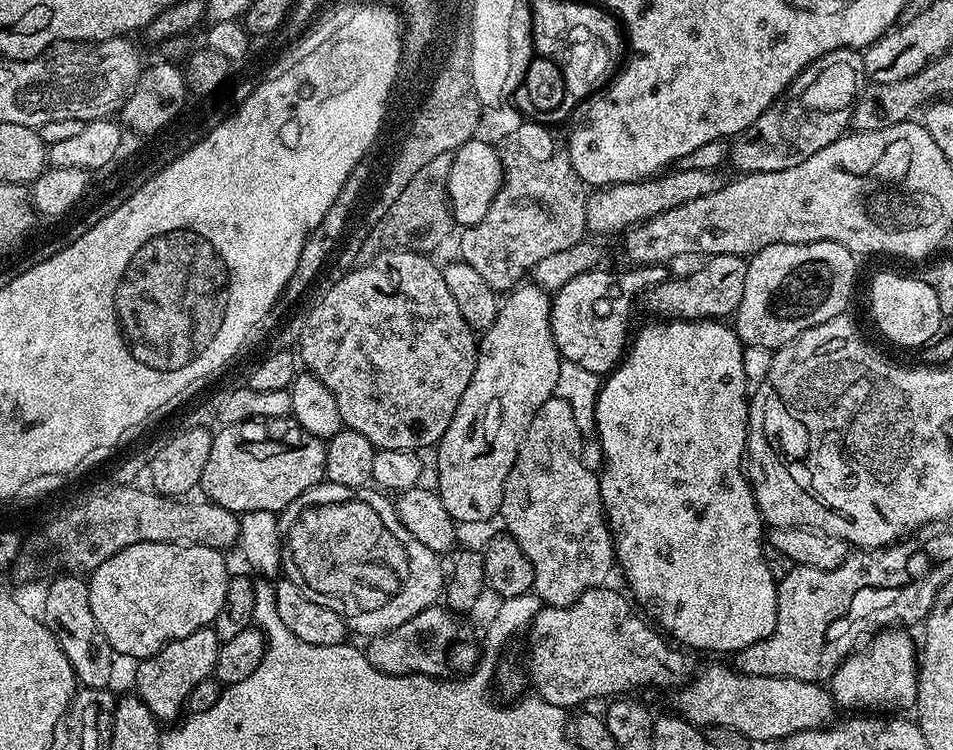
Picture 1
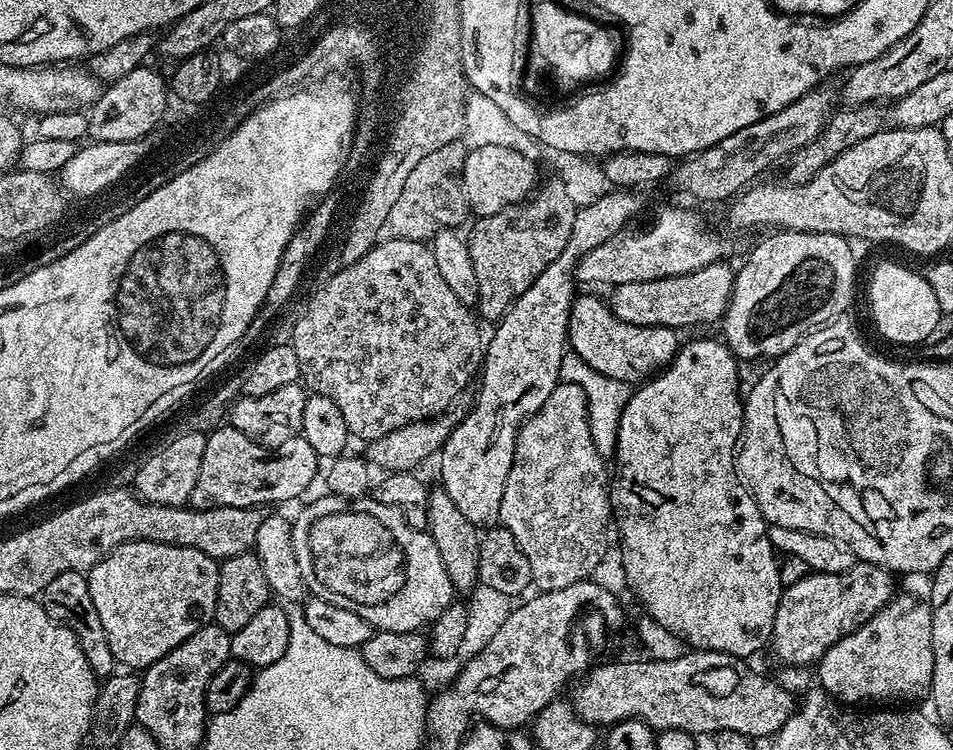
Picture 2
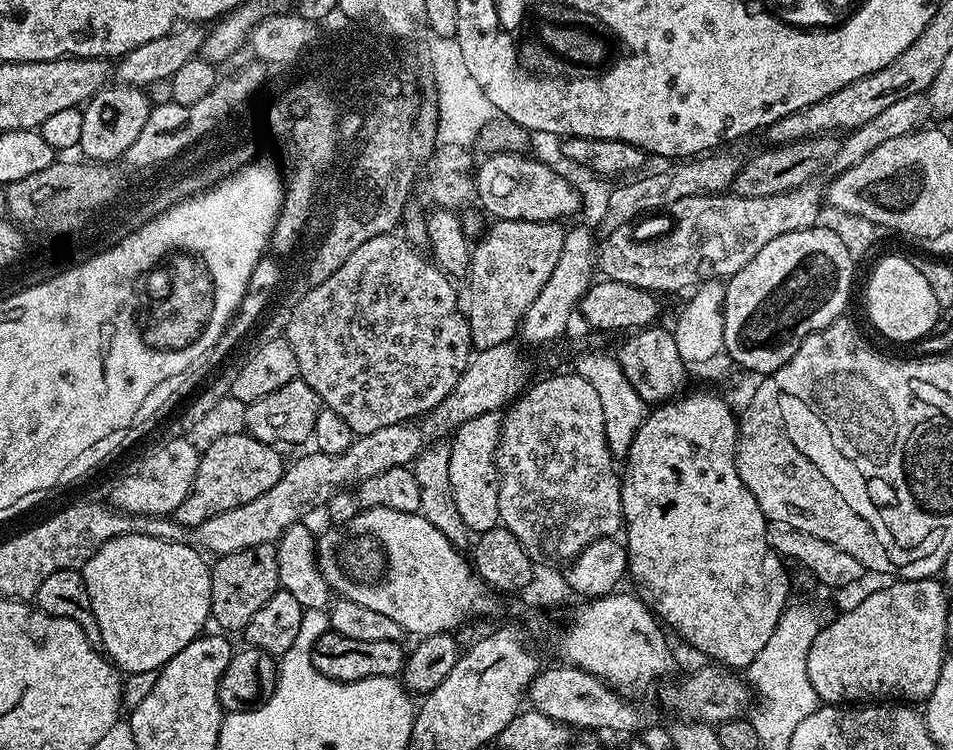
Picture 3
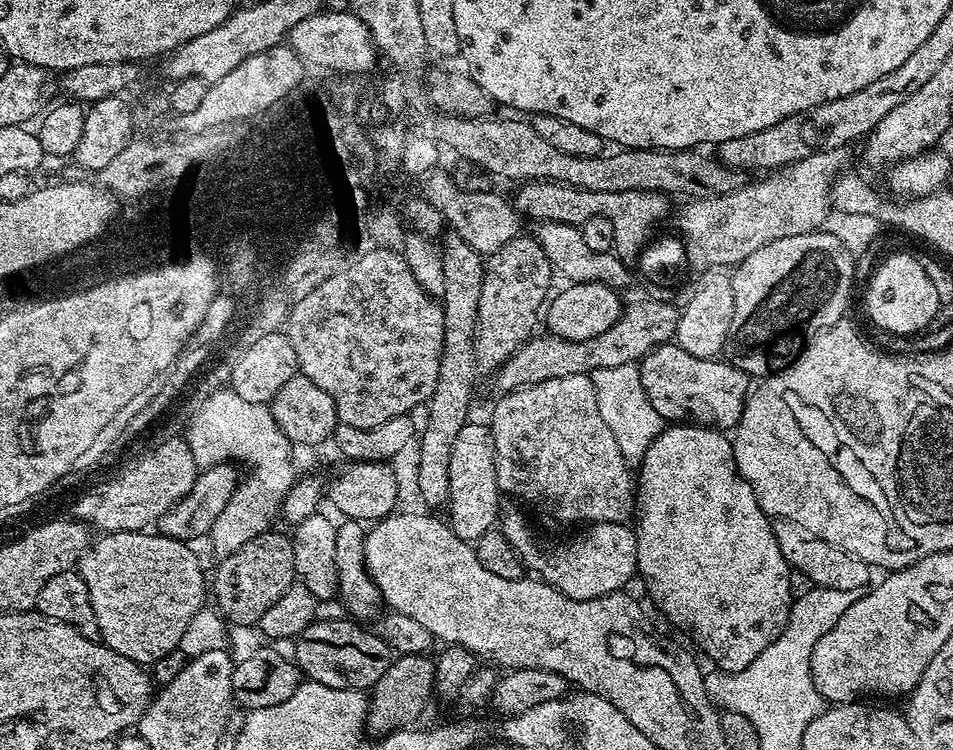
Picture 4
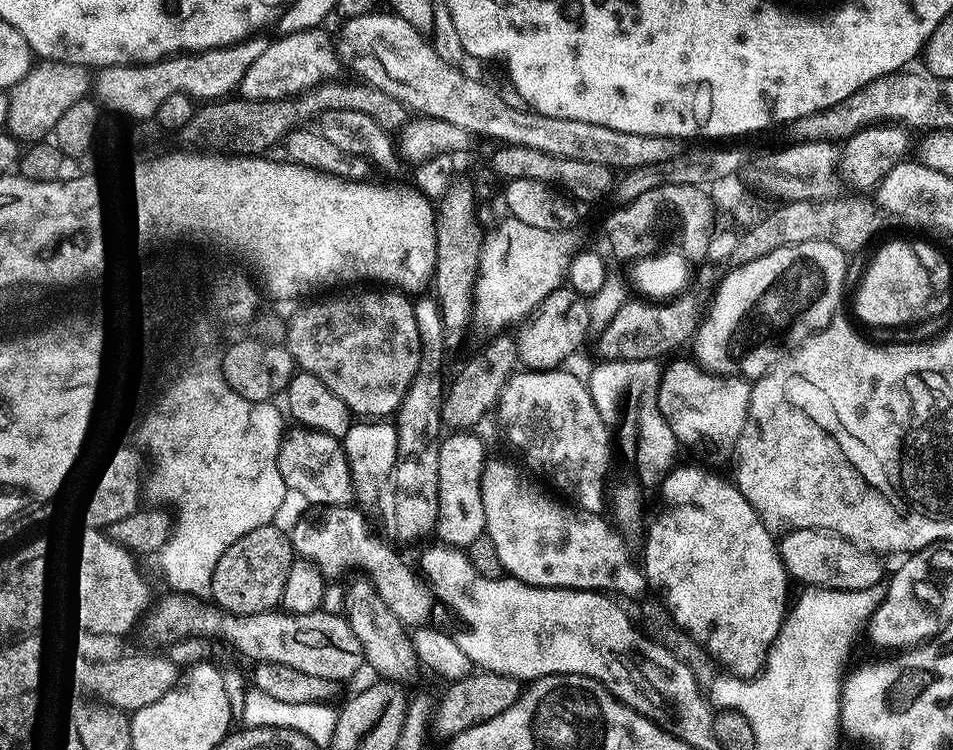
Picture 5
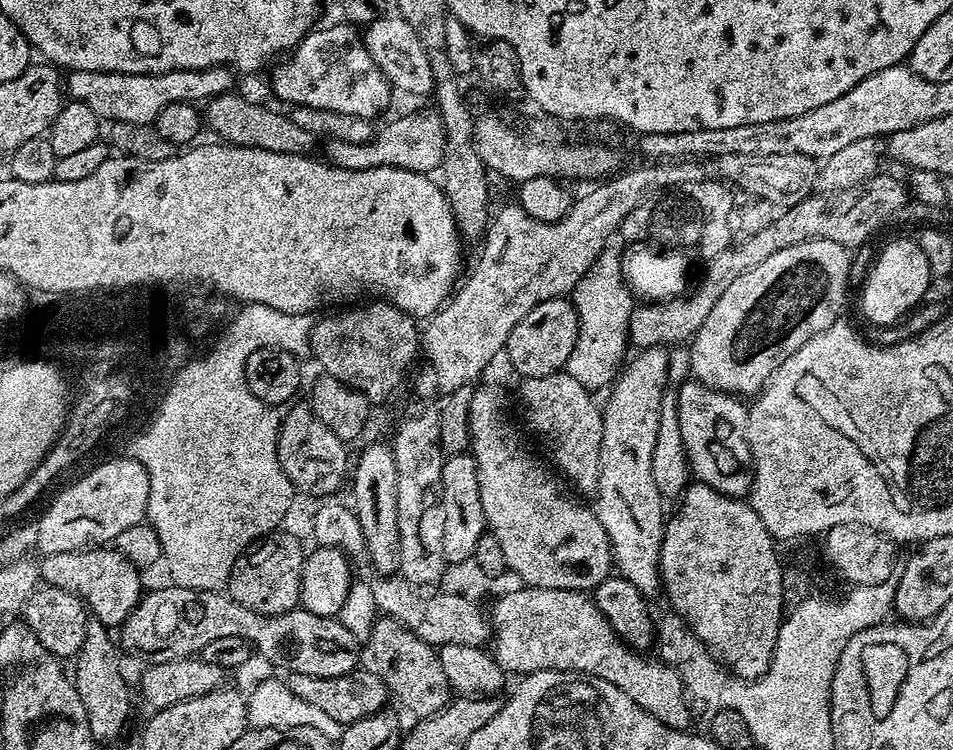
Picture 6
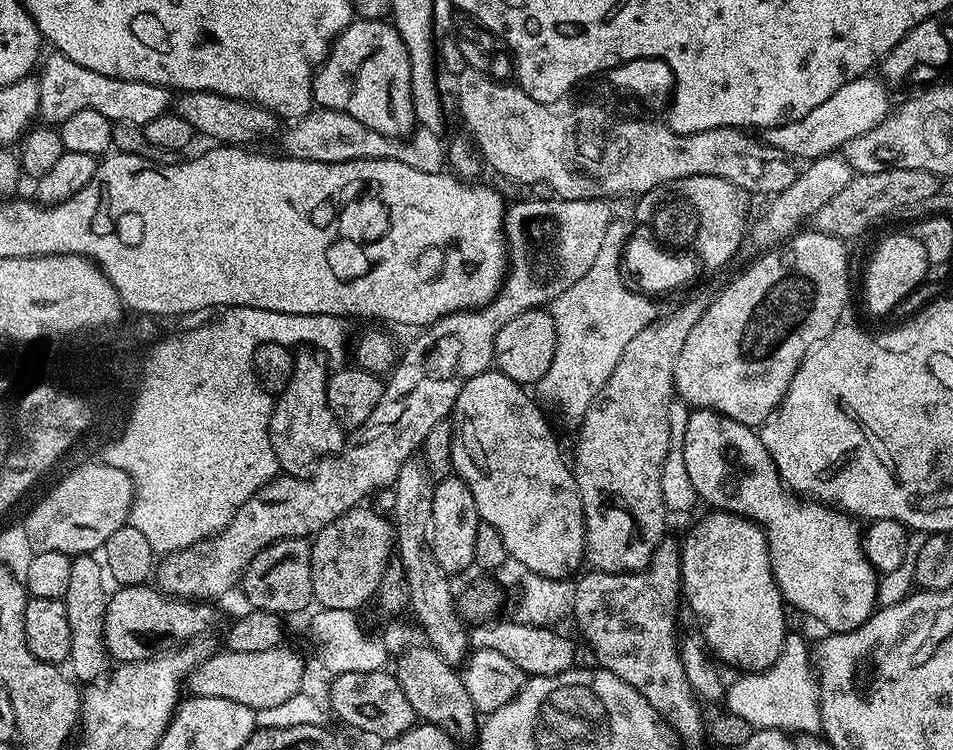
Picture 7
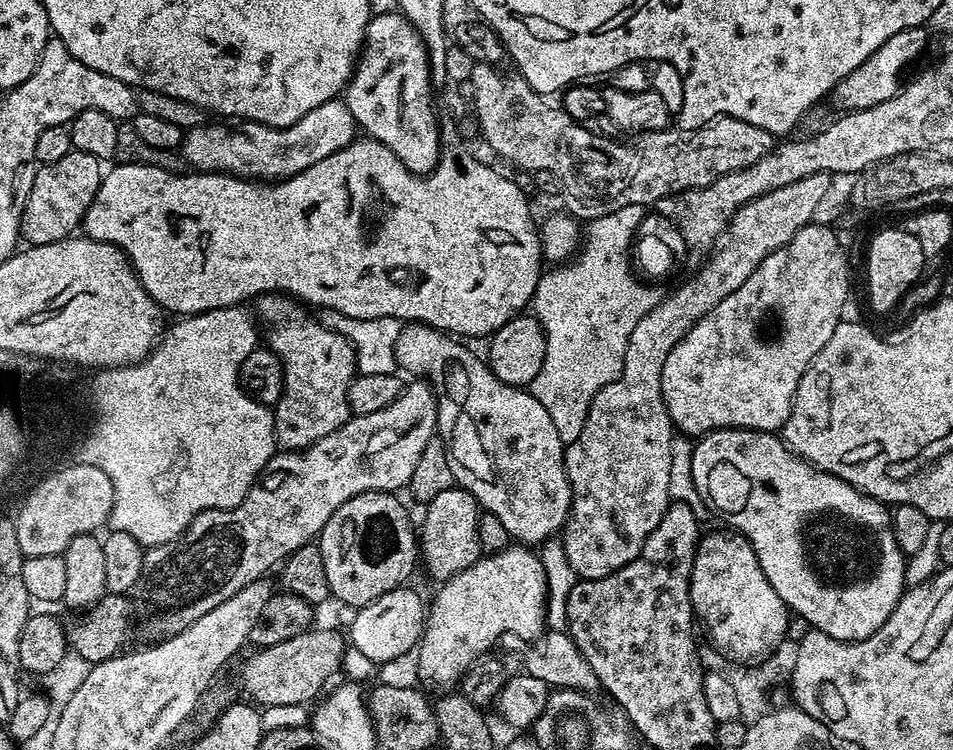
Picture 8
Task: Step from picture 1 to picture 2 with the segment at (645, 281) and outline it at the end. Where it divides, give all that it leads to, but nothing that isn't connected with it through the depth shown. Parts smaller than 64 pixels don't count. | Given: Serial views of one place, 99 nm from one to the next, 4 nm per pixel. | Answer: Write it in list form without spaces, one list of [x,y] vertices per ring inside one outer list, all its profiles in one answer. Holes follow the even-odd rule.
[[[580,294],[573,300],[570,310],[567,347],[582,358],[586,366],[598,370],[598,374],[618,378],[618,382],[626,382],[630,386],[639,386],[671,364],[682,347],[680,336],[677,329],[666,326],[634,326],[630,322],[622,322],[605,301],[603,304],[596,296]]]

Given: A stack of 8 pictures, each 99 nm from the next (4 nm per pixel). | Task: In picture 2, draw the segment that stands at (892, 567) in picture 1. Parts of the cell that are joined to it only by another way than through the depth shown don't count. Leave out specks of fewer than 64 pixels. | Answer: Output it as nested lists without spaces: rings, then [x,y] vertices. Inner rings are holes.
[[[858,562],[842,574],[804,574],[801,580],[785,587],[780,594],[778,614],[772,627],[770,652],[784,666],[812,666],[834,646],[840,628],[854,626],[862,618],[870,619],[874,608],[883,607],[894,596],[893,573],[876,564]]]

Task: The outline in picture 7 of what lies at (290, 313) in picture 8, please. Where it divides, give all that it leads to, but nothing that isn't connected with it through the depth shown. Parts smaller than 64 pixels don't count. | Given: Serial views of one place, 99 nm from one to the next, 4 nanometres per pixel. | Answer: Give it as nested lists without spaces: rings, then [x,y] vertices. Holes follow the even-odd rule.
[[[300,350],[295,353],[294,374],[286,390],[275,397],[272,417],[270,418],[270,442],[274,446],[276,461],[281,469],[290,476],[307,477],[325,456],[334,456],[346,439],[346,430],[334,418],[334,410],[328,401],[329,369],[324,369],[321,357],[312,350]]]

